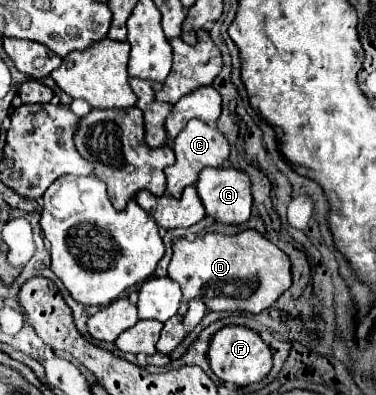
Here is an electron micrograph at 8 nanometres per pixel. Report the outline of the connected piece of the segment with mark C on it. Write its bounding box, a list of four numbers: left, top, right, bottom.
[165,120,229,198]

